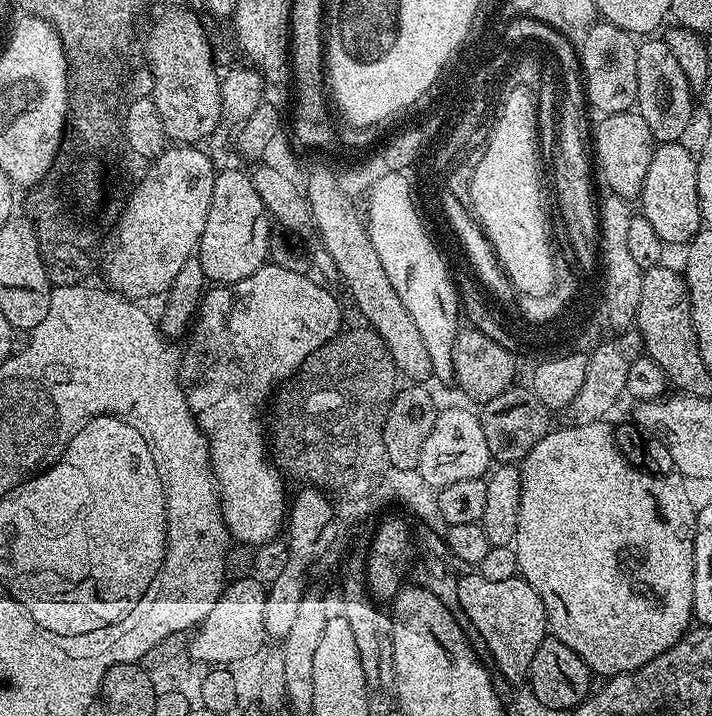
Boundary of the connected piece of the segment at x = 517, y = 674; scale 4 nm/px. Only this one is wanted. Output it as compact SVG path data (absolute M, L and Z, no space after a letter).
M478 574L472 576L461 575L458 582L458 602L465 611L466 618L478 628L493 656L495 671L505 676L508 680L523 681L528 675L528 667L534 662L534 654L538 654L538 646L549 635L548 615L546 606L542 606L542 598L534 590L534 586L527 584L519 575L505 578L502 582L490 582Z

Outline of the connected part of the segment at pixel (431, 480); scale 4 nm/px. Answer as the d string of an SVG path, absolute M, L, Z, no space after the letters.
M448 408L445 412L437 411L434 430L430 430L422 446L419 472L430 486L439 490L450 486L450 482L487 477L493 460L479 415L468 408Z

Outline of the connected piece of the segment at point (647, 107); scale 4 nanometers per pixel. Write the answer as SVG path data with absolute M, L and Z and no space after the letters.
M648 38L637 47L638 54L638 94L636 108L641 118L650 126L653 141L660 144L675 144L683 141L687 124L694 111L694 93L686 82L674 54L670 54L667 44L660 38Z

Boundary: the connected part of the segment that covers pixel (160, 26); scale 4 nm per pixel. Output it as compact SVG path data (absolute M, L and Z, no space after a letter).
M168 8L148 28L148 37L144 40L144 52L148 55L146 64L153 74L151 94L158 114L162 114L162 126L169 141L180 146L196 146L207 141L213 131L222 124L221 77L212 65L212 48L208 45L208 36L204 33L204 24L188 8Z

